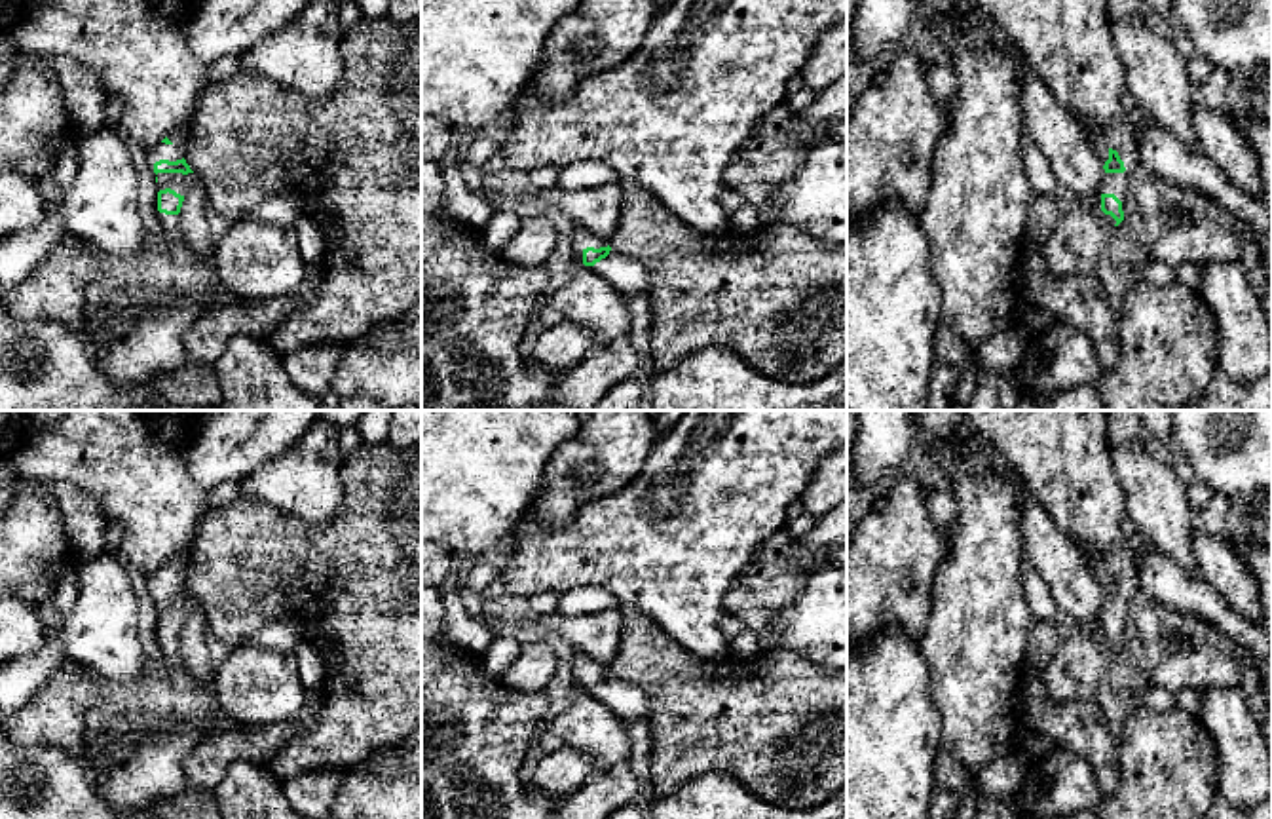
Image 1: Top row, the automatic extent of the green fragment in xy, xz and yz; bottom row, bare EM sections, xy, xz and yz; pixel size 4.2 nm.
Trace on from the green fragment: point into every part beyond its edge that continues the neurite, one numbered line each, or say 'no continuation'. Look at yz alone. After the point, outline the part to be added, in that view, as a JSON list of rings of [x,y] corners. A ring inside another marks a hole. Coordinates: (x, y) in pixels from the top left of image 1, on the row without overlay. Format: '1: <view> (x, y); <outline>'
1: yz (1121, 561); [[[1135,532],[1133,536],[1124,538],[1124,542],[1118,547],[1103,555],[1101,566],[1095,570],[1103,591],[1109,585],[1111,574],[1116,576],[1120,585],[1124,587],[1126,597],[1105,599],[1103,610],[1101,610],[1101,619],[1114,619],[1122,627],[1124,638],[1130,635],[1126,627],[1130,604],[1133,597],[1141,591],[1137,557],[1149,555],[1152,551],[1156,551],[1152,542],[1141,532]]]

